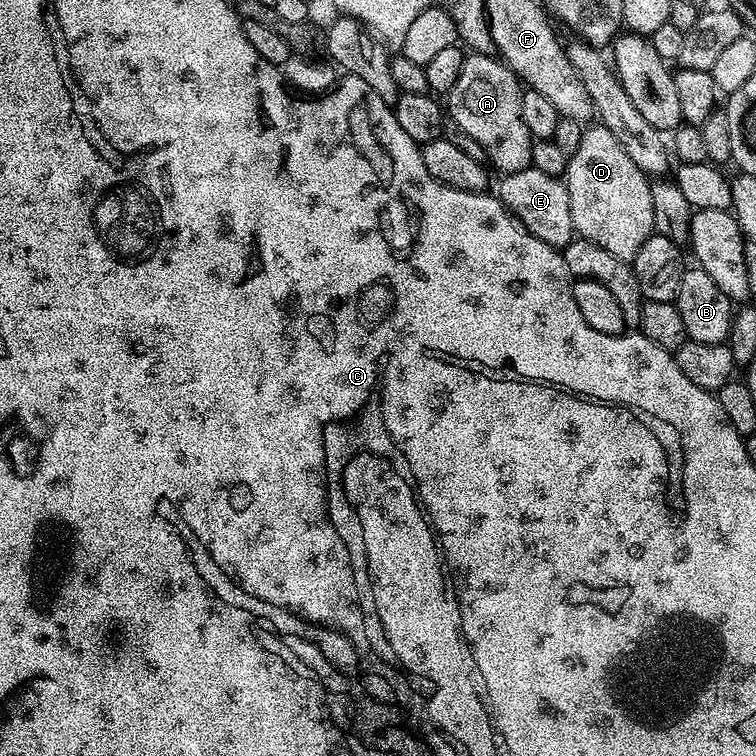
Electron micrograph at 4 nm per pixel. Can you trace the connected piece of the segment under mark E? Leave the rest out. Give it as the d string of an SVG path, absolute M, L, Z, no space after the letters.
M531 166L510 172L499 177L500 201L508 207L512 215L517 216L534 238L542 238L552 248L563 249L574 238L572 219L570 218L570 194L567 183L559 176L544 174L542 170Z

